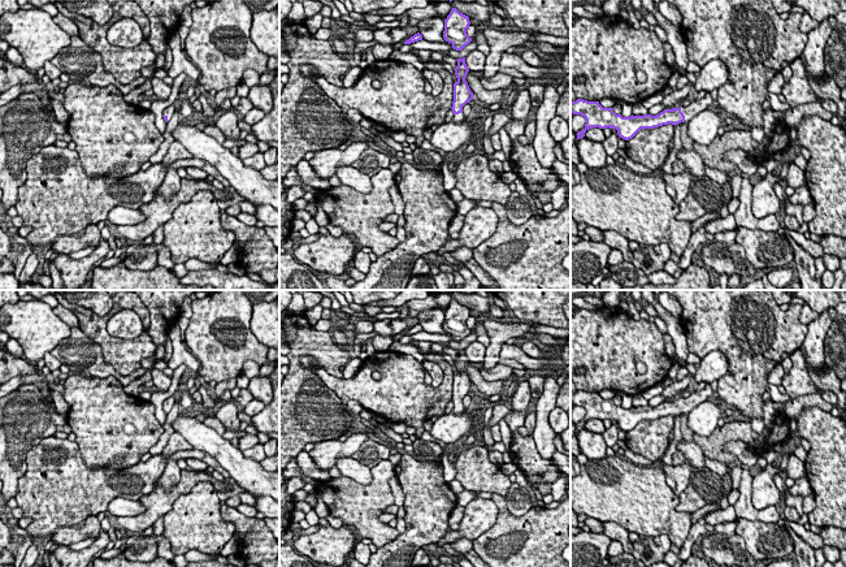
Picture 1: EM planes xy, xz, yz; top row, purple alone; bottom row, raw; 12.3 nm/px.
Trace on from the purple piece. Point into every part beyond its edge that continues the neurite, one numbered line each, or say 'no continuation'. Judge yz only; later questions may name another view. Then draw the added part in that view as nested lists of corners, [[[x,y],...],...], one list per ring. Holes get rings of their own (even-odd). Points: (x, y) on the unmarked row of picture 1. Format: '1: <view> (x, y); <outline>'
1: yz (695, 398); [[[706,384],[706,386],[702,390],[691,393],[689,397],[681,397],[681,403],[685,407],[685,412],[689,414],[694,407],[700,404],[704,401],[715,398],[716,394],[712,390],[710,384]]]

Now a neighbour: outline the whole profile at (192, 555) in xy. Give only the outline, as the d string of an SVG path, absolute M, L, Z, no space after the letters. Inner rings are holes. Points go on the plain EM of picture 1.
M190 550L183 555L185 555L187 562L216 560L220 563L229 563L227 557L218 555L216 558L212 558L209 554L200 553L198 550Z

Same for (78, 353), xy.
M71 328L71 334L64 338L51 354L71 372L78 372L82 376L121 378L121 375L105 363L101 347L79 328Z

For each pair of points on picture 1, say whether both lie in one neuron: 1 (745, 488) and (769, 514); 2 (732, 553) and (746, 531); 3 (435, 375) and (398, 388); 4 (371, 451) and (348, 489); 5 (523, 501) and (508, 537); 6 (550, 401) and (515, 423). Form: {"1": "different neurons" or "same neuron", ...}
{"1": "same neuron", "2": "different neurons", "3": "different neurons", "4": "different neurons", "5": "different neurons", "6": "different neurons"}

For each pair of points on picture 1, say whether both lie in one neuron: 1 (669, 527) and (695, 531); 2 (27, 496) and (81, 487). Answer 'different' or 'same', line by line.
1: different
2: same

